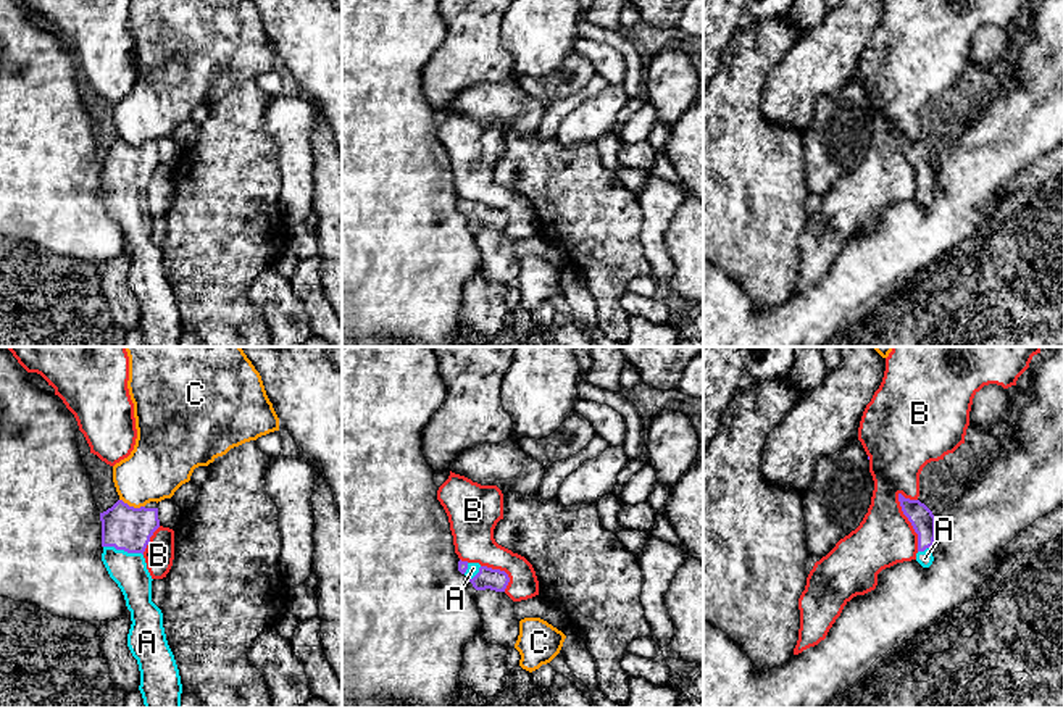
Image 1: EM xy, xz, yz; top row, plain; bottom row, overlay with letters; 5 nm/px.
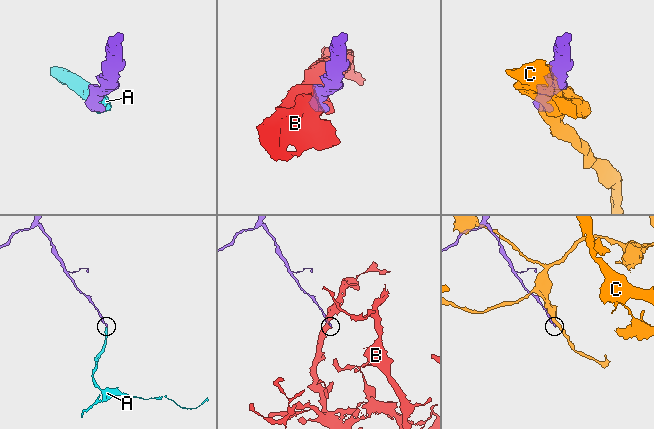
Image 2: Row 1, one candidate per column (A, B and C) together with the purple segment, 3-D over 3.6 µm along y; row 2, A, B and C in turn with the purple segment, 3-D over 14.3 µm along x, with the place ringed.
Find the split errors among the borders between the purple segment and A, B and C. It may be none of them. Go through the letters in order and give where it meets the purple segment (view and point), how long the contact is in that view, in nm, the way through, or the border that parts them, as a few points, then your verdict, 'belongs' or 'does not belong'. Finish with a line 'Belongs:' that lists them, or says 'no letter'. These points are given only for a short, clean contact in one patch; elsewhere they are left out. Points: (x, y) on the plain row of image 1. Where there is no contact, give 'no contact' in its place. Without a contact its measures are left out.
A: meets purple in xy at (123, 187); contact 200 nm long; runs through xy (126, 166), (123, 187), (123, 199), (129, 210); belongs
B: meets purple in yz at (908, 158); contact 320 nm long; does not belong
C: meets purple in xy at (133, 145); contact 130 nm long; does not belong
Belongs: A

